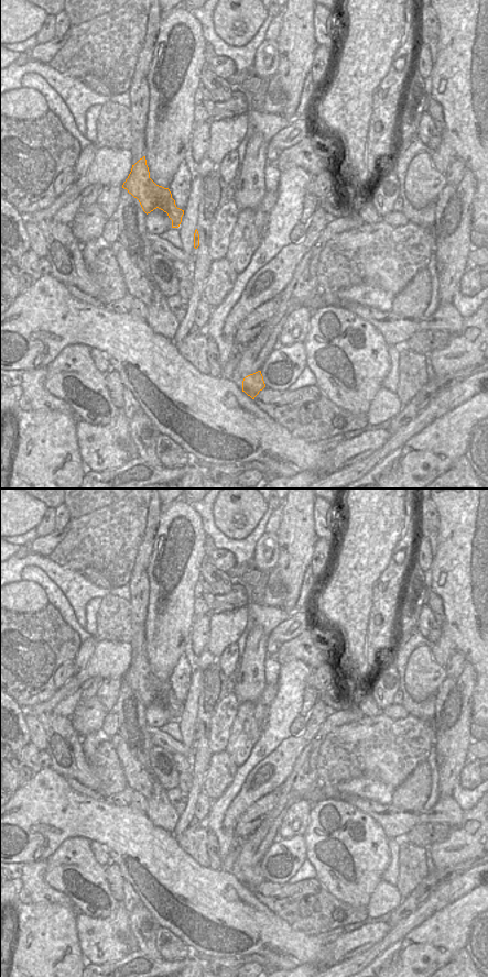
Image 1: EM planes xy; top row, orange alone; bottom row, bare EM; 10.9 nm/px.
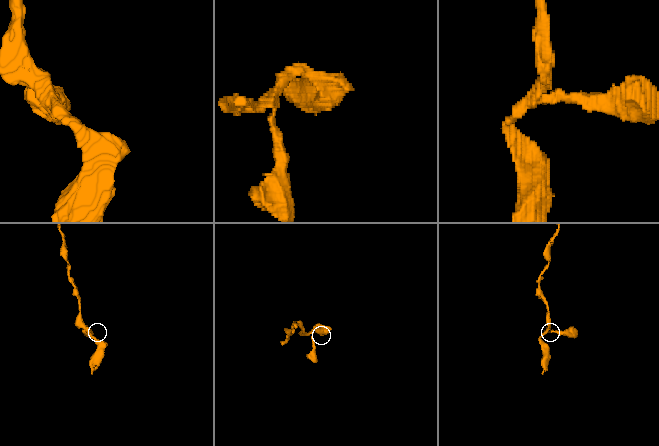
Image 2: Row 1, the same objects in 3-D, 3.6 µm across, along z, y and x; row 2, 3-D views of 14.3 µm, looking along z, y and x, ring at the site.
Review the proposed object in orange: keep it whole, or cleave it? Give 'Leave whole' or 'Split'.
Leave whole.

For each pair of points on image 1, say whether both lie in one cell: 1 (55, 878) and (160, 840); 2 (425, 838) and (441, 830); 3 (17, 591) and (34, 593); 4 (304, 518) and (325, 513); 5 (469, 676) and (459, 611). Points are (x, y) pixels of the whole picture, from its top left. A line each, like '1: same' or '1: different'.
1: different
2: same
3: same
4: different
5: different

